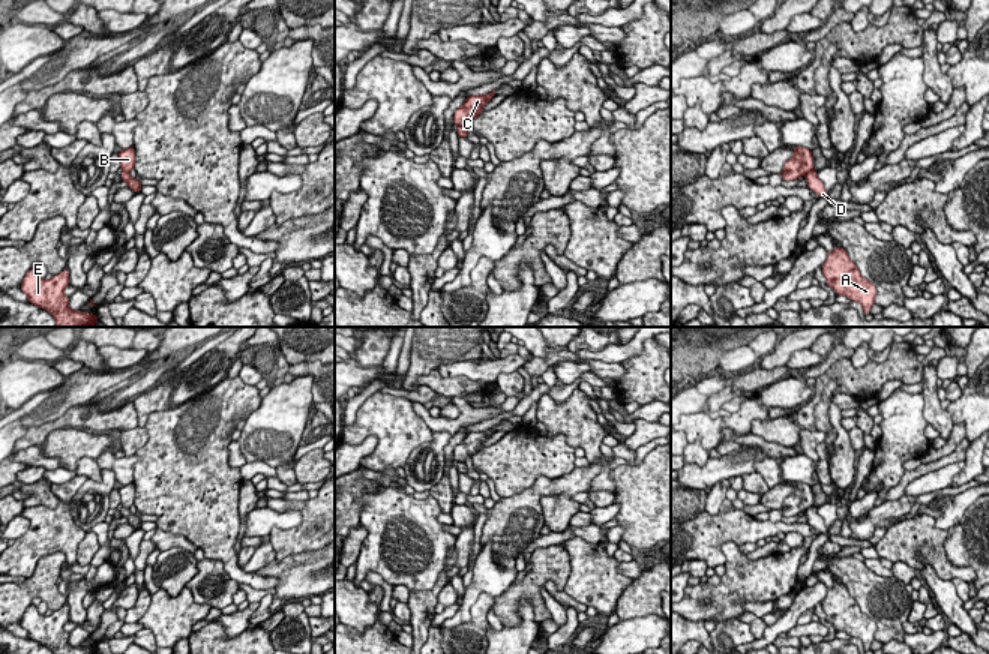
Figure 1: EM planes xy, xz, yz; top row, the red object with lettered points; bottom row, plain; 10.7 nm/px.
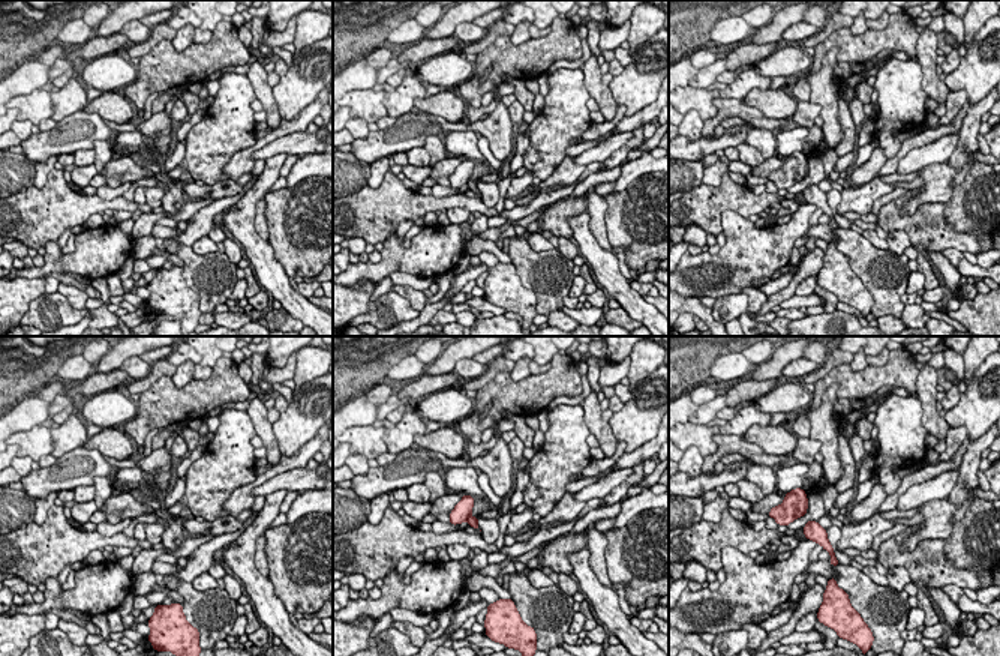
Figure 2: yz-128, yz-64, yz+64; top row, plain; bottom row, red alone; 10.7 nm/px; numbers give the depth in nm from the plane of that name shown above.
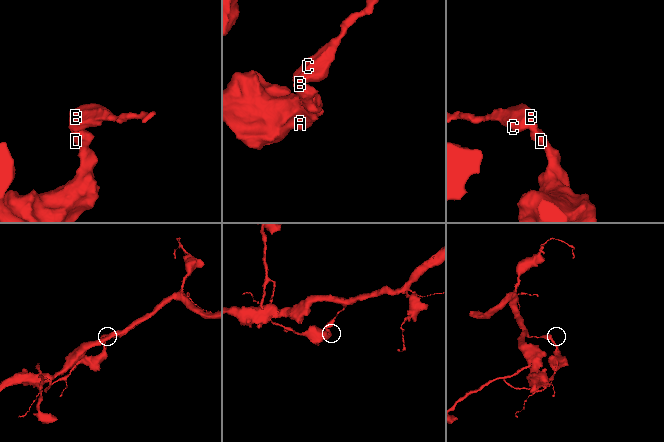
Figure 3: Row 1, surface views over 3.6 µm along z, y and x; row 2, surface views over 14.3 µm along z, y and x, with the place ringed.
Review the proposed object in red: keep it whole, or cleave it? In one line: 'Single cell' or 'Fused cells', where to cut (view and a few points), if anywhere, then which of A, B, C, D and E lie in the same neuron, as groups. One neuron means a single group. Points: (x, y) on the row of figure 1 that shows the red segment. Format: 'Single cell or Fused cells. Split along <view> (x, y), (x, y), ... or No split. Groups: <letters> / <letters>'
Fused cells. Split along yz (812, 168), (806, 174). Groups: A D E / B C

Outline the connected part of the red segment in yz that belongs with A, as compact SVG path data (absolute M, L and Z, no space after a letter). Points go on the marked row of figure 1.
M834 246L821 268L825 276L825 284L831 286L837 296L858 302L863 306L864 315L870 314L875 304L876 288L861 276L845 248Z

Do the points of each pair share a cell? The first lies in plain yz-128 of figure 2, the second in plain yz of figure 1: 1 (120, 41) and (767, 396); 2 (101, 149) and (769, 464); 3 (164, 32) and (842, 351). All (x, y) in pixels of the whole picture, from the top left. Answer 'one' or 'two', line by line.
1: two
2: one
3: one

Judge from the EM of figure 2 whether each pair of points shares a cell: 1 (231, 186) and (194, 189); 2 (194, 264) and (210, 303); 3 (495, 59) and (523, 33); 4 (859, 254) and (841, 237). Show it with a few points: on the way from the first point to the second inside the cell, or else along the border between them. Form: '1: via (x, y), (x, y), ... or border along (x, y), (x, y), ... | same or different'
1: via (222, 189), (203, 189) | same
2: via (203, 273), (207, 278), (207, 294) | same
3: border along (508, 36), (514, 44), (522, 44), (529, 36) | different
4: via (855, 249), (846, 240) | same

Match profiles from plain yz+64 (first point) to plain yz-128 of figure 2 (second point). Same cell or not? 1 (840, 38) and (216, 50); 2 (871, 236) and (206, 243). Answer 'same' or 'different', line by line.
1: same
2: same

